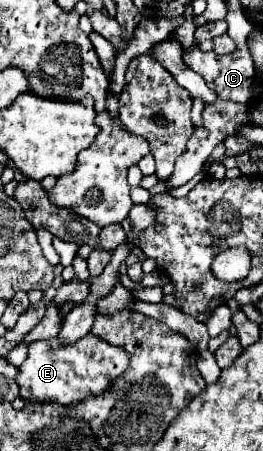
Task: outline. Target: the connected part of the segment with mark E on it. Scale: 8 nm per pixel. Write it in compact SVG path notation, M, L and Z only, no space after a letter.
M87 333L81 341L75 341L69 347L57 345L57 337L47 341L35 341L29 345L29 357L19 367L19 385L21 397L37 403L65 403L75 405L91 395L105 393L111 383L125 373L129 367L129 353L117 345L105 343L101 337Z

